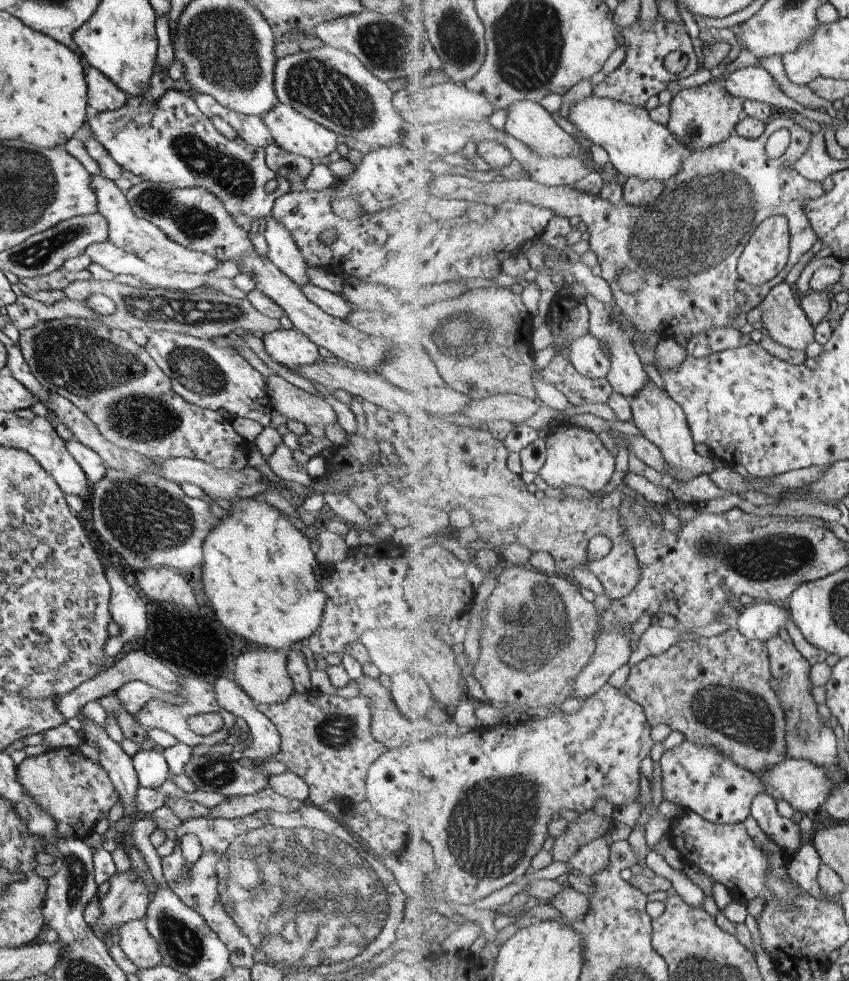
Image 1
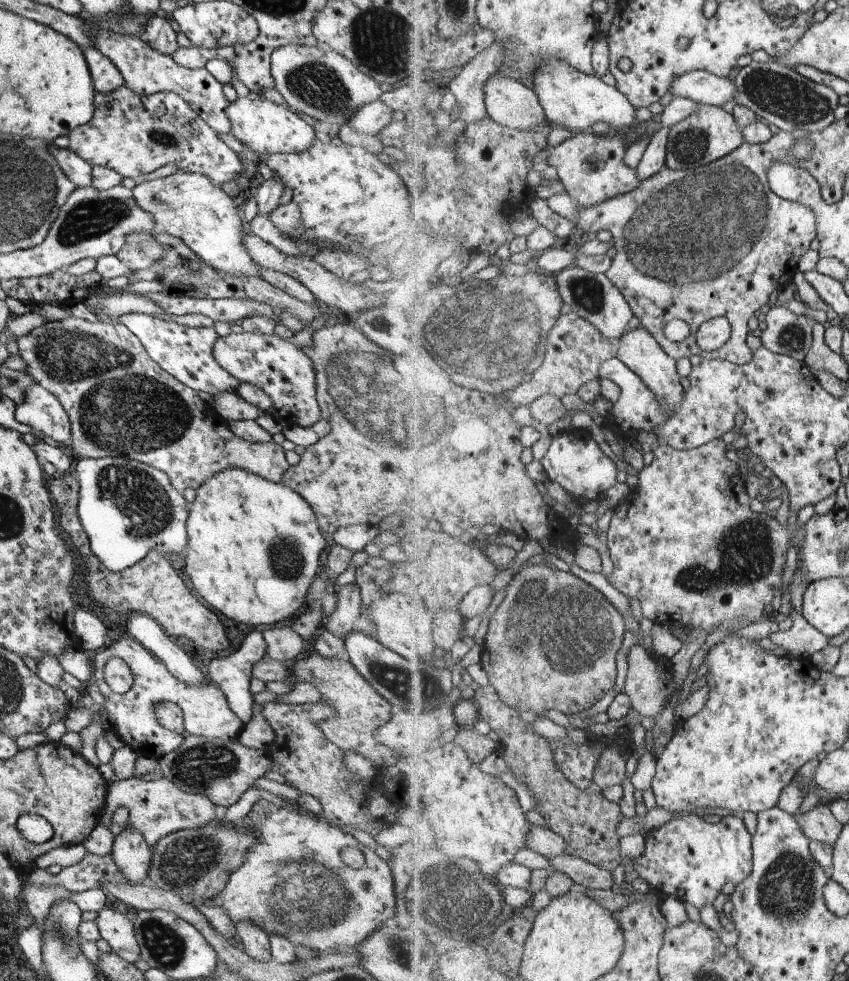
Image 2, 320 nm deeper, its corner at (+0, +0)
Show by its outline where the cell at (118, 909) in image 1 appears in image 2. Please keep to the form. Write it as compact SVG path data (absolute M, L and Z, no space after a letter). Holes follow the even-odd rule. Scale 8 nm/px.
M128 825L122 828L112 840L110 855L131 884L141 883L146 877L152 852L138 830Z

